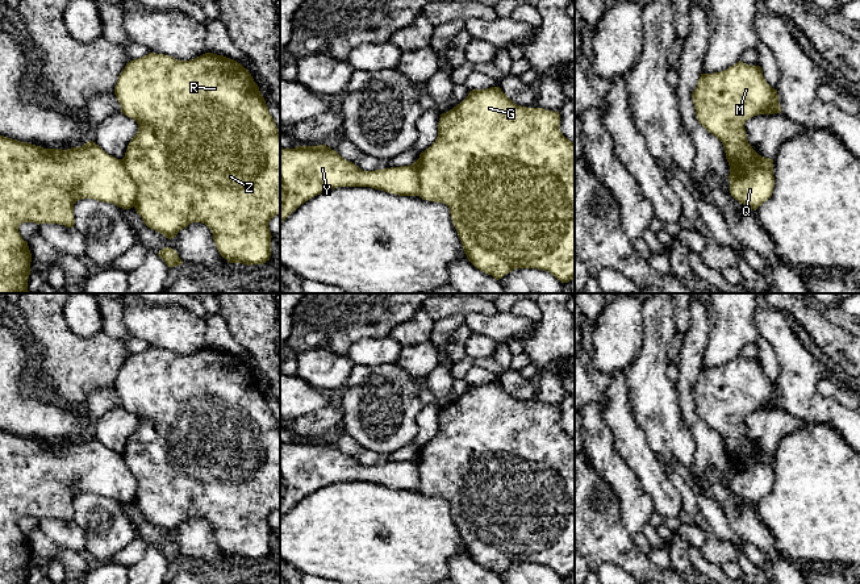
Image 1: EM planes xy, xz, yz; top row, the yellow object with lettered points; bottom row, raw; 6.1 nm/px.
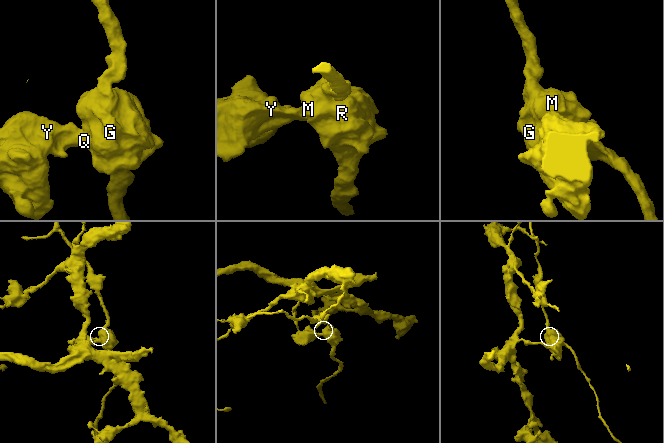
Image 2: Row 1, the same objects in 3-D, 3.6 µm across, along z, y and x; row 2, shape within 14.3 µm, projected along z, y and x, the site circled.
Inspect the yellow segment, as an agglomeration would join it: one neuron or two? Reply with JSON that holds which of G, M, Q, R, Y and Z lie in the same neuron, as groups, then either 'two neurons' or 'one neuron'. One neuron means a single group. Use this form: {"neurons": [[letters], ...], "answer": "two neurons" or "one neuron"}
{"neurons": [["G", "M", "R", "Z"], ["Q", "Y"]], "answer": "two neurons"}

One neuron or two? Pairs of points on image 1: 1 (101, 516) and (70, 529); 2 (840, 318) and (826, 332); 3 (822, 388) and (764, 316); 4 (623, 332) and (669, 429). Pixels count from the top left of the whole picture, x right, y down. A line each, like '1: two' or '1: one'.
1: two
2: two
3: two
4: two

